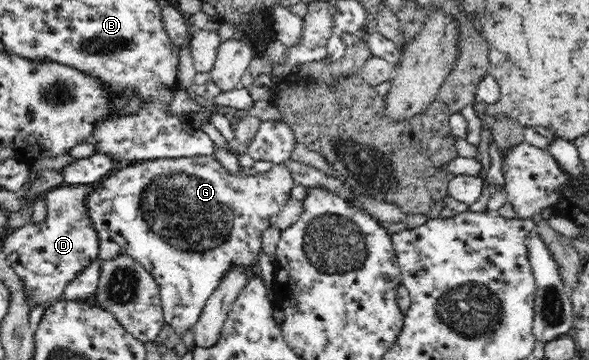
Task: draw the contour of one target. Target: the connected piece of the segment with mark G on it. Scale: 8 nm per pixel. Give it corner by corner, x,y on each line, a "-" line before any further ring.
214,155
211,156
191,156
183,158
146,160
140,162
127,163
122,169
114,174
107,176
100,182
93,184
95,192
88,198
88,207
90,208
91,218
95,228
100,236
100,256
99,259
111,258
117,253
128,252
135,260
138,260
147,270
153,273
157,285
160,287
161,301
163,310
165,310
165,321
173,328
175,333
183,337
188,330
193,330
197,324
207,300
219,288
223,278
225,278
231,269
241,269
249,277
259,274
259,258
261,258
261,238
263,232
274,226
276,218
283,208
283,204
290,199
291,189
296,184
291,179
291,173
283,165
273,165
272,169
257,175
243,174
240,171
230,172
219,162

